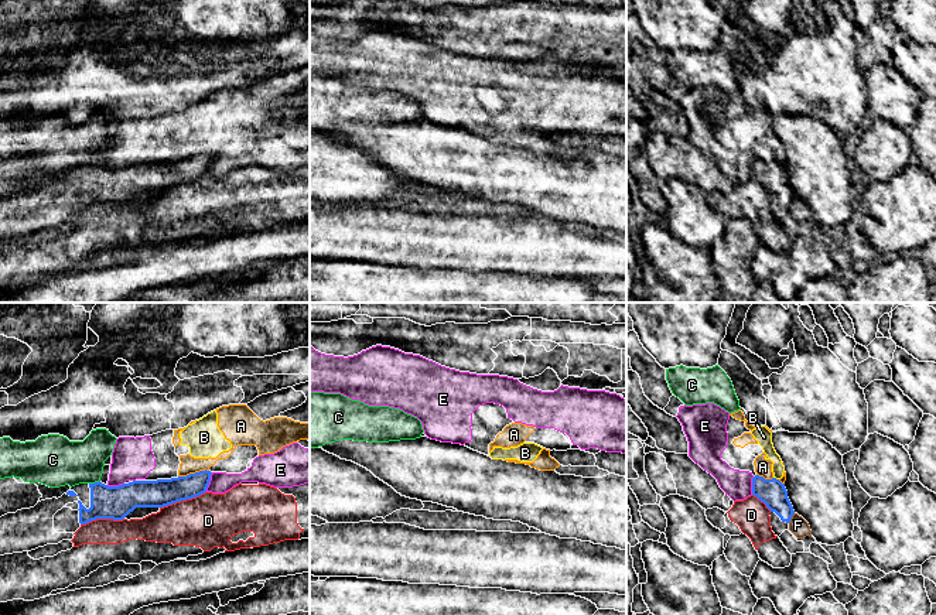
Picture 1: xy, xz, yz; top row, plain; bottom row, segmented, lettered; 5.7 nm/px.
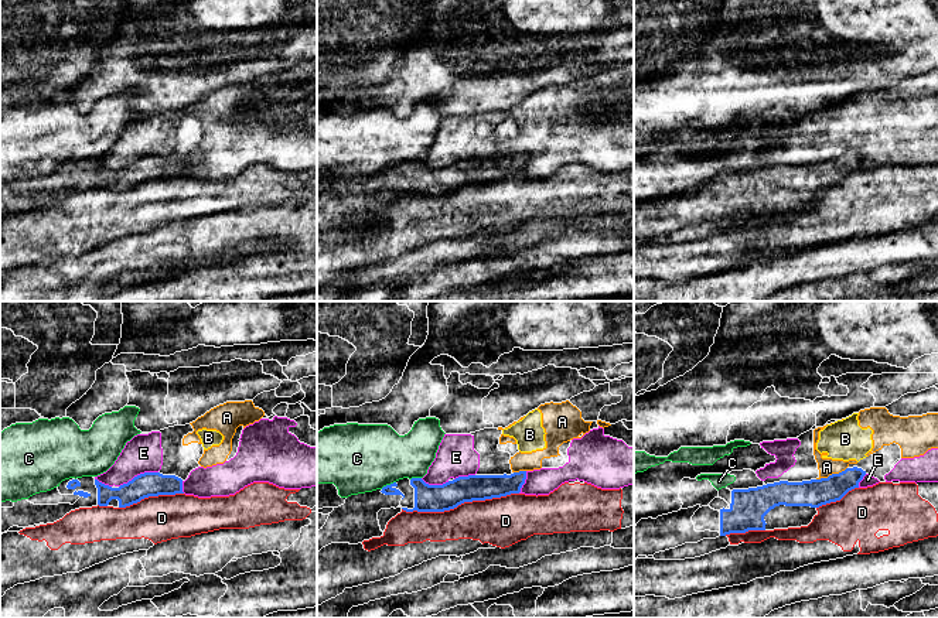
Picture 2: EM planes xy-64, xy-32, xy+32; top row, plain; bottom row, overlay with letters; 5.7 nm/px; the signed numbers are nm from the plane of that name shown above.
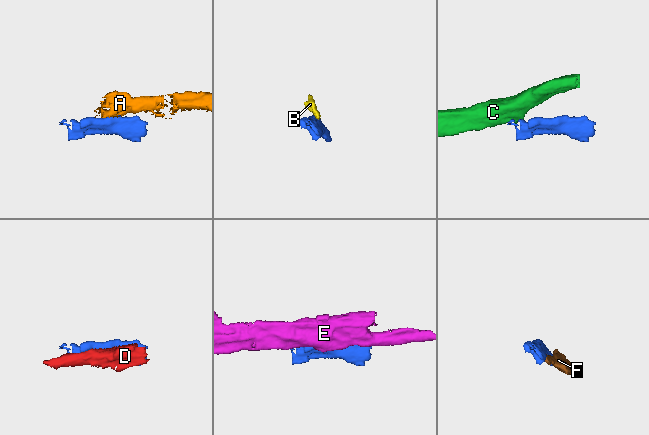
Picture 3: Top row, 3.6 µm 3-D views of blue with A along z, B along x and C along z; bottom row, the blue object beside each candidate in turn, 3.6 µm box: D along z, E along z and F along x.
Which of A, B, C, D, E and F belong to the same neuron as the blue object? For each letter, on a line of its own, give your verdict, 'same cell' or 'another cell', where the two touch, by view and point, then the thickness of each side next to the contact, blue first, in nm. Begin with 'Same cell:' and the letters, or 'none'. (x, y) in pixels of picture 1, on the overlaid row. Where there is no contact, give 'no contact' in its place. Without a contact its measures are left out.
Same cell: none
A: another cell; contact xy (192, 474); calibres 160 and 100 nm
B: another cell; contact yz (775, 478); calibres 160 and 90 nm
C: another cell; contact xy (95, 482); calibres 190 and 280 nm
D: another cell; contact xy (183, 499); calibres 160 and 300 nm
E: another cell; contact xy (208, 482); calibres 150 and 120 nm
F: another cell; contact yz (791, 518); calibres 160 and 100 nm

